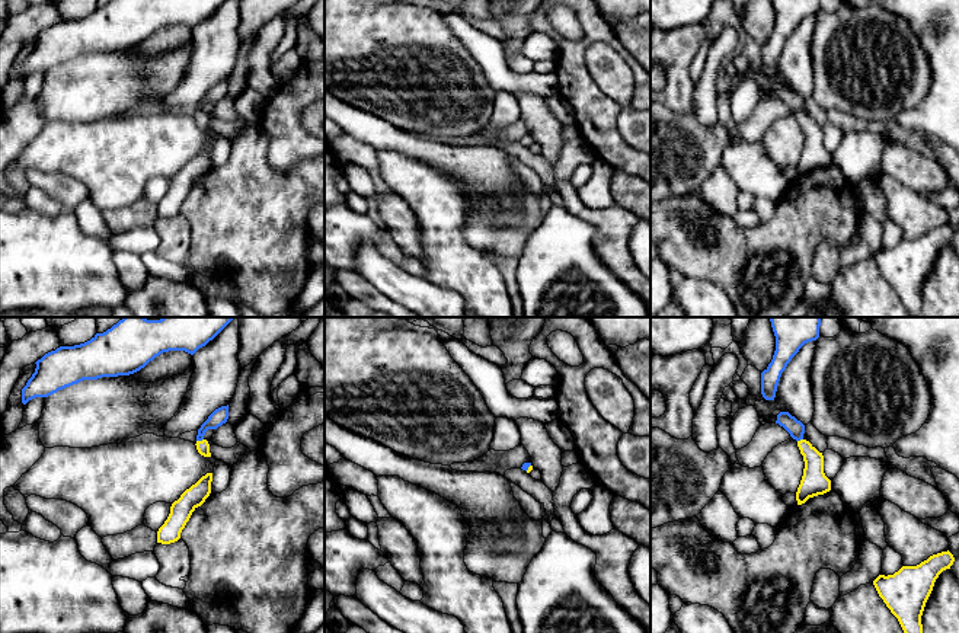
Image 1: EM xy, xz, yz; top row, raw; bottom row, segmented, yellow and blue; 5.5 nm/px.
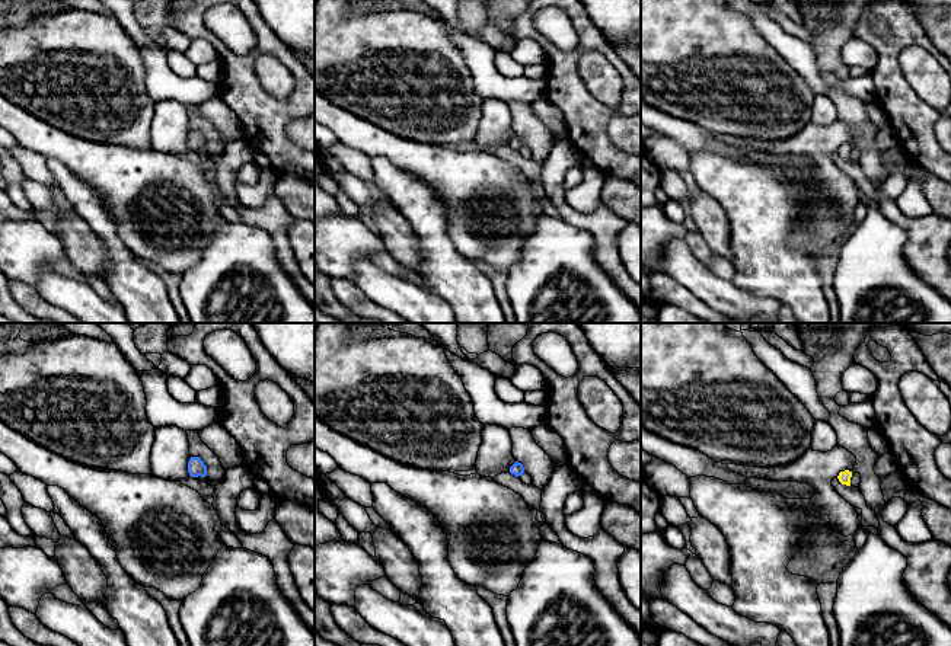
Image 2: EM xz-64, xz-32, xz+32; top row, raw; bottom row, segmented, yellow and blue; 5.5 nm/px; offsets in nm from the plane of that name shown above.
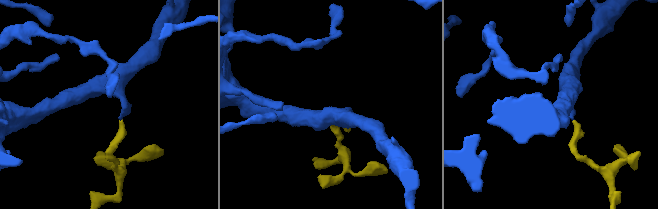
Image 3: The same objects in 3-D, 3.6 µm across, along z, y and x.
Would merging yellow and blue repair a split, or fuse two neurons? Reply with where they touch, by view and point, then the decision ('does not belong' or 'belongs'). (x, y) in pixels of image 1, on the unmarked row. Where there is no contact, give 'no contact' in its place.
xy (200, 115) | belongs

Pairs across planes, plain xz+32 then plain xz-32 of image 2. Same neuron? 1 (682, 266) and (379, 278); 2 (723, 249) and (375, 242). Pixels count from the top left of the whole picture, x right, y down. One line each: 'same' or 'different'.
1: same
2: different

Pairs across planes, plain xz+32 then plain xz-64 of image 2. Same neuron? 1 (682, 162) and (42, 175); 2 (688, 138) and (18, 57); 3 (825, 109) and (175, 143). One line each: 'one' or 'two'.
1: one
2: two
3: one

